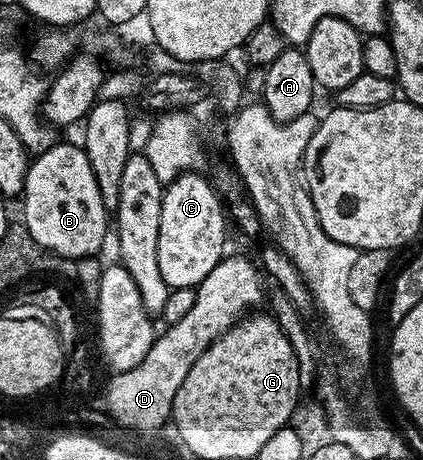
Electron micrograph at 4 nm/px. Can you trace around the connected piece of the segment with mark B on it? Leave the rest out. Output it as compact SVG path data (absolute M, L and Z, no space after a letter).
M56 142L30 161L23 195L22 223L44 250L56 256L91 256L109 236L109 209L103 205L93 166L78 143Z

